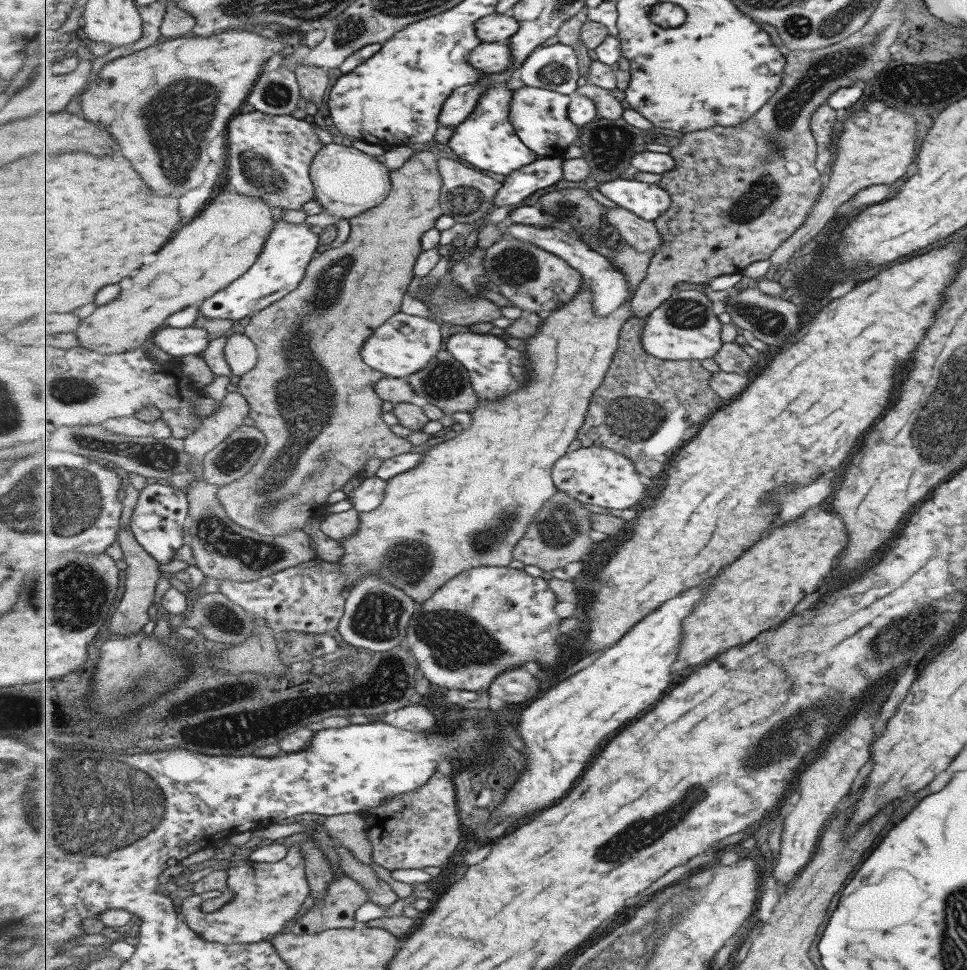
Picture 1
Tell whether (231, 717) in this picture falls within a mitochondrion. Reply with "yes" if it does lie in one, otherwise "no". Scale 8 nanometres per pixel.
yes

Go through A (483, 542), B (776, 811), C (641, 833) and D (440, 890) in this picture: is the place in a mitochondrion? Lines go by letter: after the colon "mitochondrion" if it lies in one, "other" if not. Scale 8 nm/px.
A: mitochondrion
B: other
C: mitochondrion
D: other

